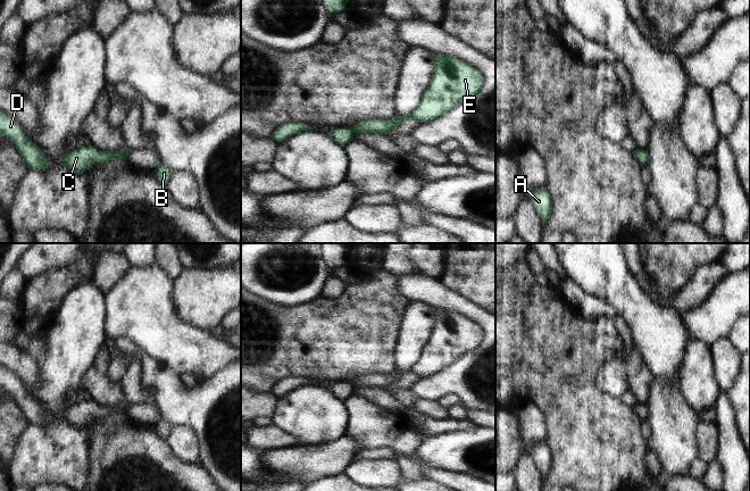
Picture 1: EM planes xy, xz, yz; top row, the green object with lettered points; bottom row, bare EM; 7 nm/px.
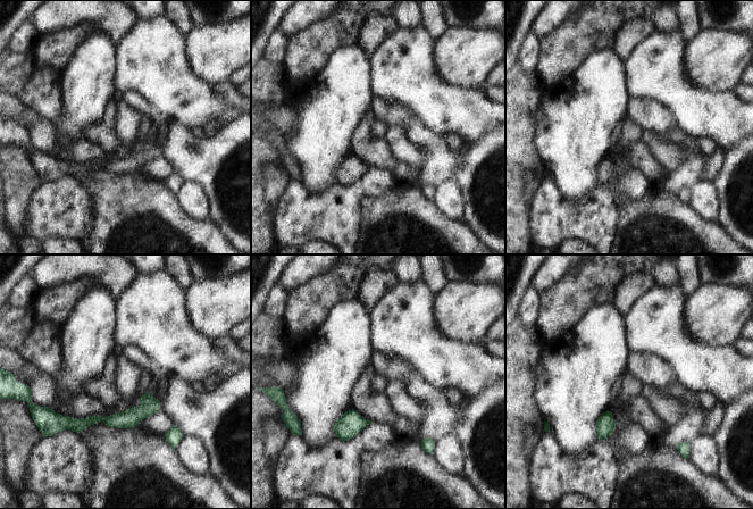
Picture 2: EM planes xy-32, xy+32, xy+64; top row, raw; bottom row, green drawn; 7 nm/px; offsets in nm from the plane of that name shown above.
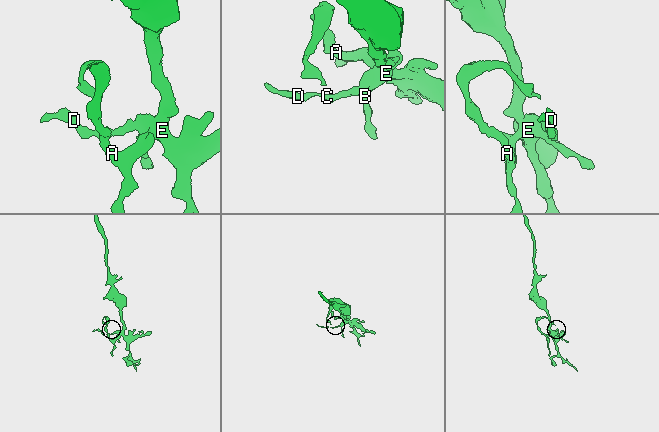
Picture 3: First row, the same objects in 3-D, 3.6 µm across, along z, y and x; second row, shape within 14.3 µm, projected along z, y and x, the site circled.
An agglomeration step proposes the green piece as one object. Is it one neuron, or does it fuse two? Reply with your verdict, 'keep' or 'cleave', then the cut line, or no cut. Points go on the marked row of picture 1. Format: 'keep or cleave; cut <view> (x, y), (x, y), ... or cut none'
keep; cut none

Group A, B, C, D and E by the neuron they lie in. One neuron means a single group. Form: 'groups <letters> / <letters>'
groups A B C D E

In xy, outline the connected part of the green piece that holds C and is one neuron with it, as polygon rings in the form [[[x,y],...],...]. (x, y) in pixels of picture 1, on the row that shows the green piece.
[[[89,145],[62,155],[60,163],[70,172],[80,175],[95,164],[102,165],[109,160],[126,160],[131,151],[132,149],[125,148],[123,152],[115,153],[112,151],[99,151],[95,147]]]

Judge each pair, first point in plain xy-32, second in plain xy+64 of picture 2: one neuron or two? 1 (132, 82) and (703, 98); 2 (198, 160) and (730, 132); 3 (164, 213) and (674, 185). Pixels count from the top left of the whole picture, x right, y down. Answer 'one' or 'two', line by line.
1: one
2: two
3: two

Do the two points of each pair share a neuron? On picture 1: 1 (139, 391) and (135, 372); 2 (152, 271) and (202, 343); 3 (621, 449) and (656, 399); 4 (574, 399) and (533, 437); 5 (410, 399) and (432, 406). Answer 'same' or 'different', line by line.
1: same
2: same
3: different
4: different
5: same

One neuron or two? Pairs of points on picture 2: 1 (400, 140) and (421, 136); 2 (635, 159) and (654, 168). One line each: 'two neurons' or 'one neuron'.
1: two neurons
2: one neuron

